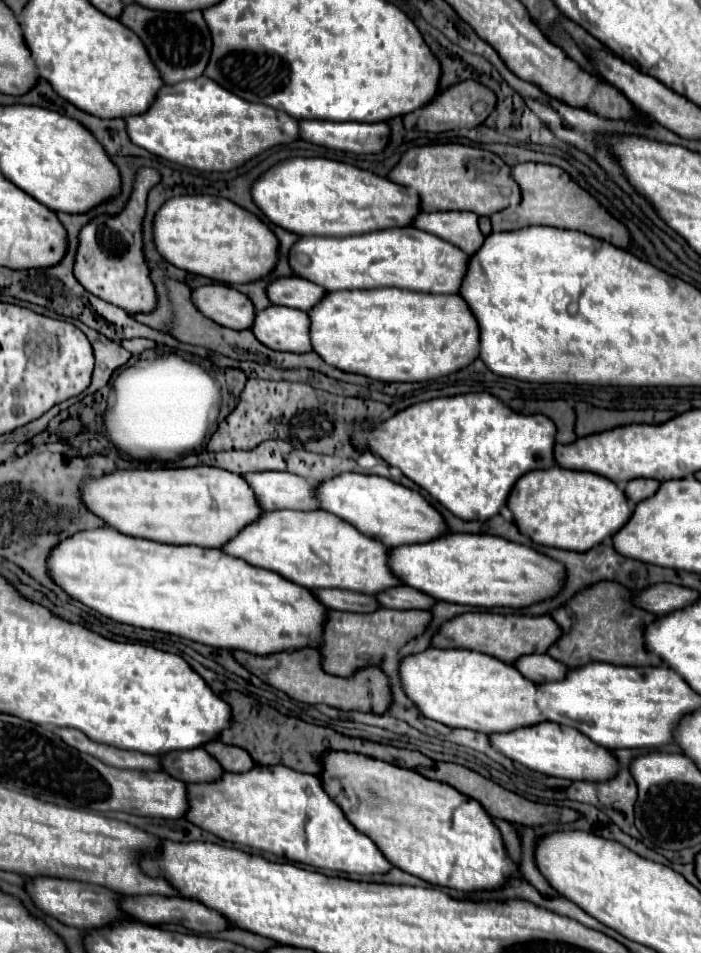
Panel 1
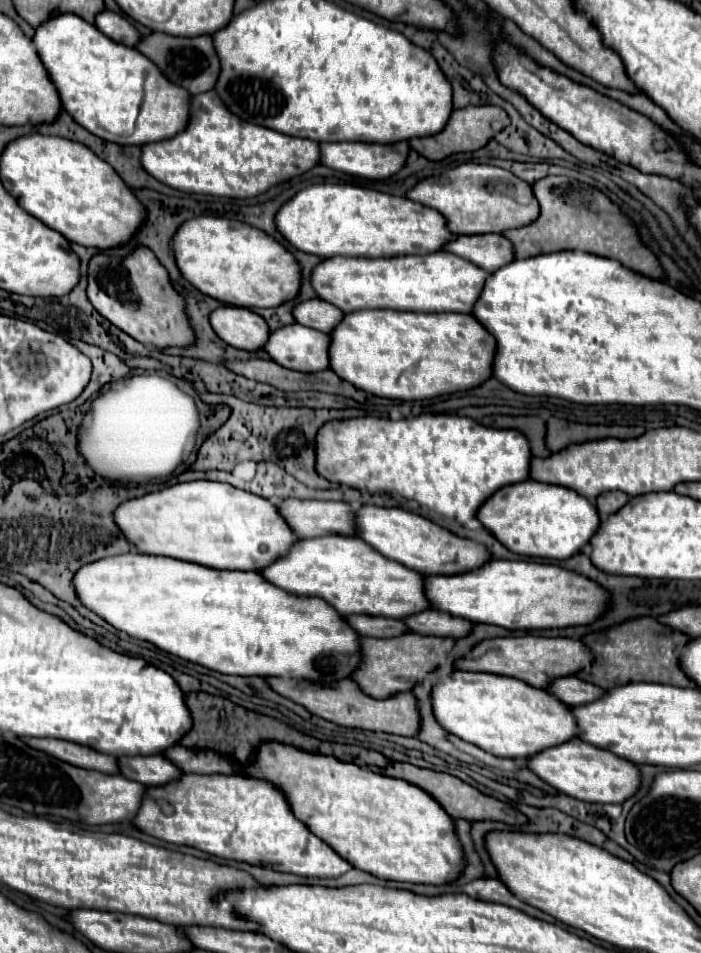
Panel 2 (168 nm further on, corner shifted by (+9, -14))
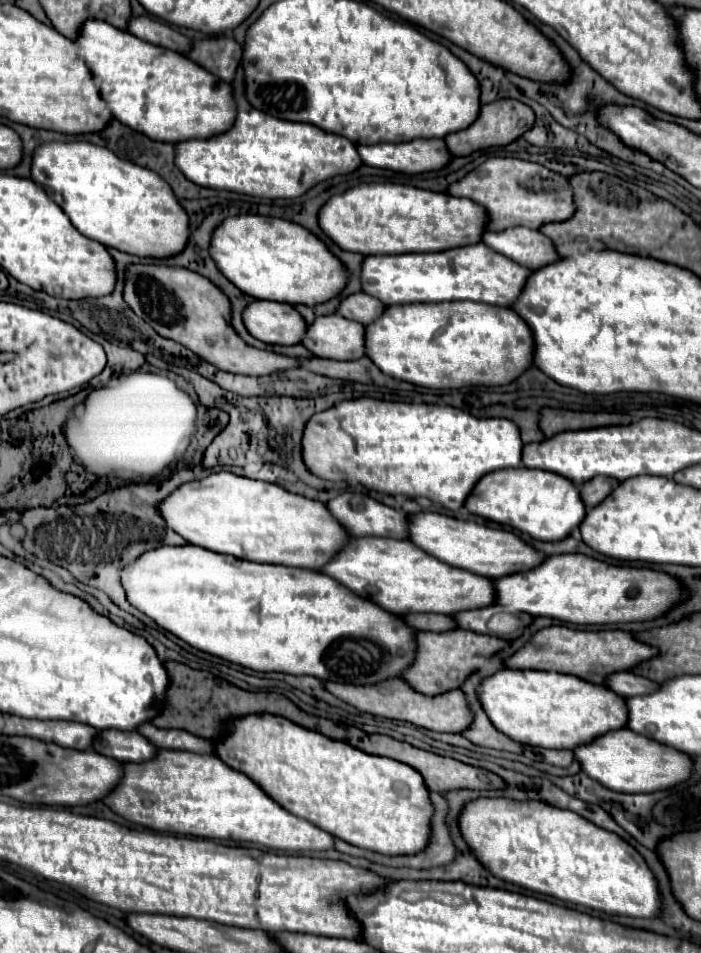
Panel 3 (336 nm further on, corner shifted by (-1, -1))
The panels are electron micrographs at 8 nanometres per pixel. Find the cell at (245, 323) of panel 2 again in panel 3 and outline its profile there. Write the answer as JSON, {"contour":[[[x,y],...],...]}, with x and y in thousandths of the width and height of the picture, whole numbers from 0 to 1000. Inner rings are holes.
{"contour":[[[362,316],[348,324],[354,347],[382,362],[425,362],[439,345],[434,333],[411,318]]]}

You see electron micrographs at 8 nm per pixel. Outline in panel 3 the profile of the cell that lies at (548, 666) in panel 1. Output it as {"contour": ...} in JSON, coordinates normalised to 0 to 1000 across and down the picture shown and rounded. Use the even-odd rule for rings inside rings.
{"contour":[[[876,706],[867,712],[867,721],[873,725],[879,725],[887,731],[907,731],[907,729],[922,729],[922,727],[936,727],[936,723],[942,723],[939,717],[904,708],[904,706]]]}

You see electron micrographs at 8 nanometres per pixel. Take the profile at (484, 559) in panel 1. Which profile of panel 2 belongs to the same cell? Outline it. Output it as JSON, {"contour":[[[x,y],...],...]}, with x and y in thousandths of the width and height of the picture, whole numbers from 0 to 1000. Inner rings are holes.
{"contour":[[[705,586],[662,602],[605,604],[605,623],[616,640],[639,642],[670,653],[716,657],[725,661],[770,661],[842,655],[859,644],[862,632],[867,630],[867,623],[862,623],[859,615],[799,594]]]}

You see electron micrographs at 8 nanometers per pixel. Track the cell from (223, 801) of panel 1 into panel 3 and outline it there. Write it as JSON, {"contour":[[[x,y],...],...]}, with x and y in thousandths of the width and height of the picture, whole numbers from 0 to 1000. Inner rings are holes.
{"contour":[[[225,786],[214,799],[174,801],[174,817],[146,843],[180,861],[225,874],[357,882],[397,893],[476,889],[474,876],[402,849],[359,817],[328,807],[308,792]]]}

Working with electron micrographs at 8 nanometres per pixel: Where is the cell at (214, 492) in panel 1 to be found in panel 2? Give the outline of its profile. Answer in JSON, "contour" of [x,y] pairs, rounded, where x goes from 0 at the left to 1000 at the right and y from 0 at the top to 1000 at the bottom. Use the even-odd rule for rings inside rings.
{"contour":[[[300,504],[260,506],[228,516],[185,523],[160,541],[185,569],[188,579],[240,583],[311,598],[365,598],[371,590],[382,590],[399,577],[411,577],[411,569],[422,565],[405,552],[385,525]]]}

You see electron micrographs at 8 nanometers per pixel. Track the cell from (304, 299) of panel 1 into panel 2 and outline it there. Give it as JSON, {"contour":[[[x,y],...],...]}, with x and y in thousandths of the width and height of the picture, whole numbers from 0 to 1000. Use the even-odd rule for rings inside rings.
{"contour":[[[445,313],[445,315],[434,315],[434,317],[422,319],[417,325],[417,332],[425,340],[468,350],[474,346],[474,342],[479,342],[479,338],[491,329],[488,329],[488,325],[482,325],[471,317],[462,317],[456,313]]]}

